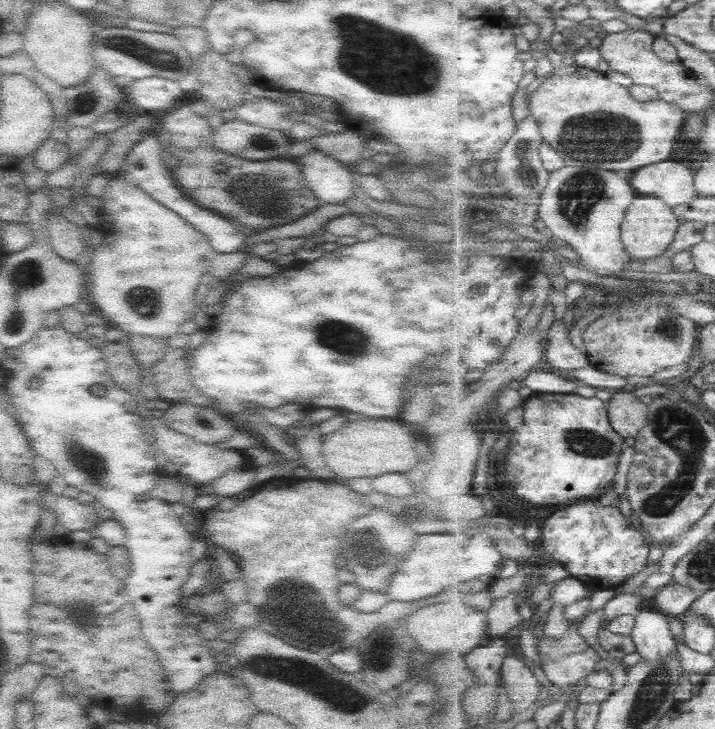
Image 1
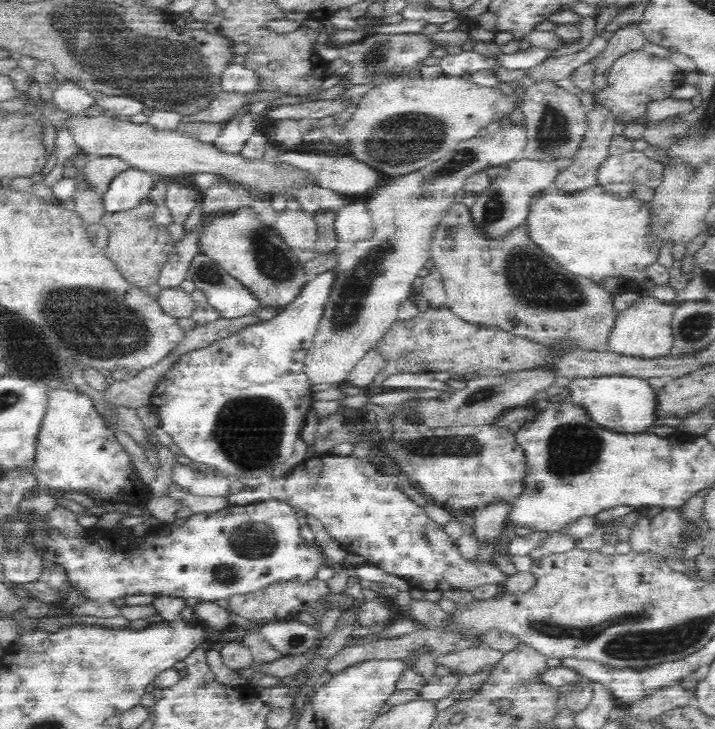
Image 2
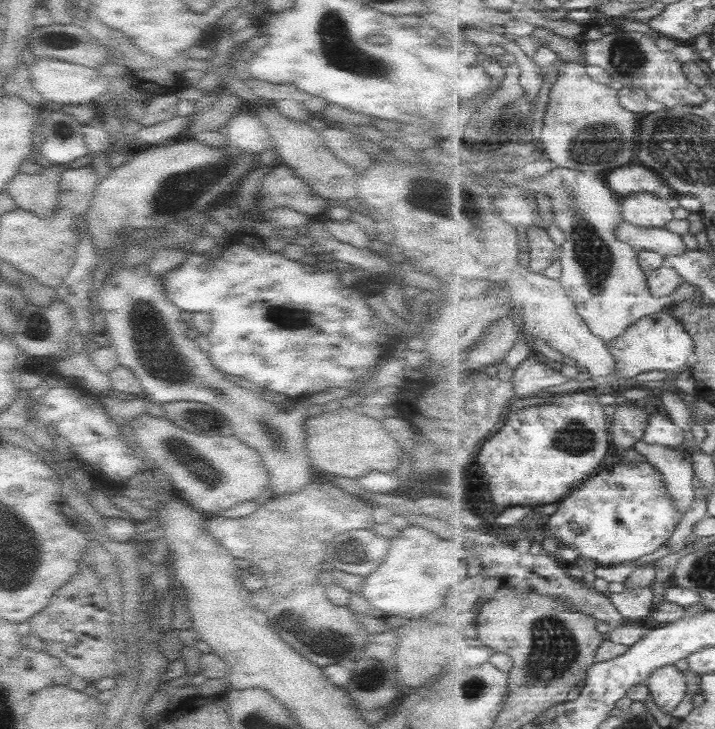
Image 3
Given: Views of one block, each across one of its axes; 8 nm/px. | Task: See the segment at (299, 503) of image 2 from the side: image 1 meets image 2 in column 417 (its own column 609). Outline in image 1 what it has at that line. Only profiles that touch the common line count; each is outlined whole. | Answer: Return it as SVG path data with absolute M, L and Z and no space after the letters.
M596 500L573 502L565 509L554 512L540 528L541 551L551 556L569 572L596 591L615 589L629 576L647 570L651 545L645 542L642 531L616 506L601 506Z

